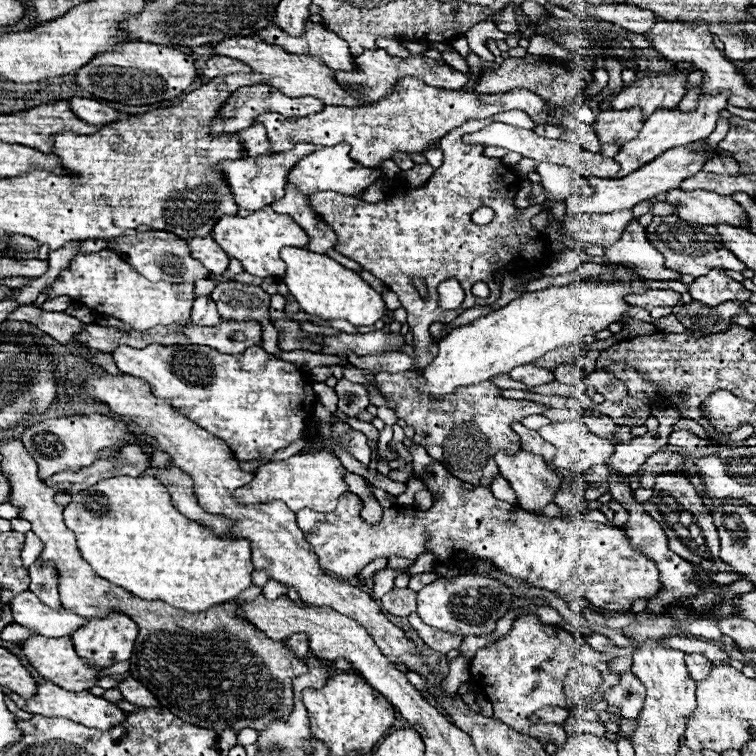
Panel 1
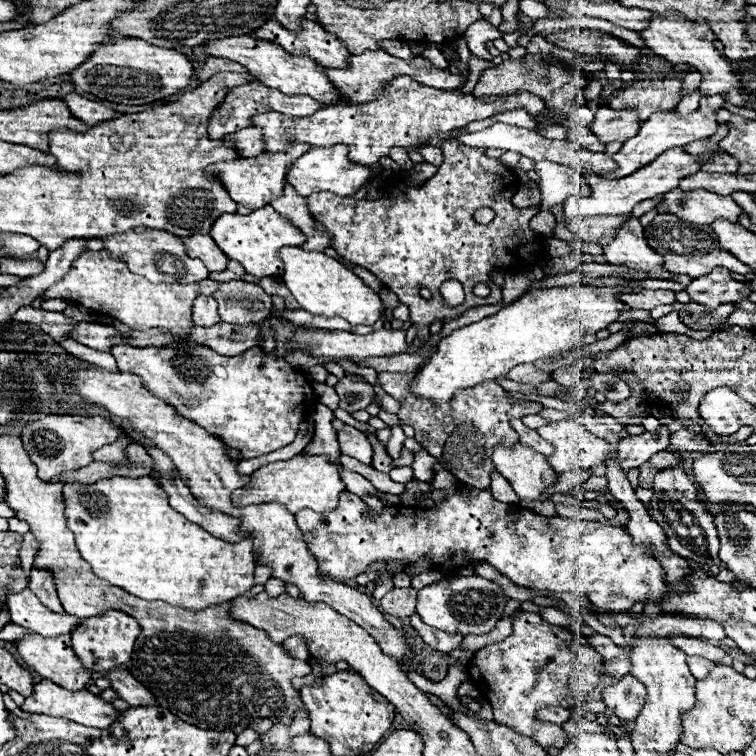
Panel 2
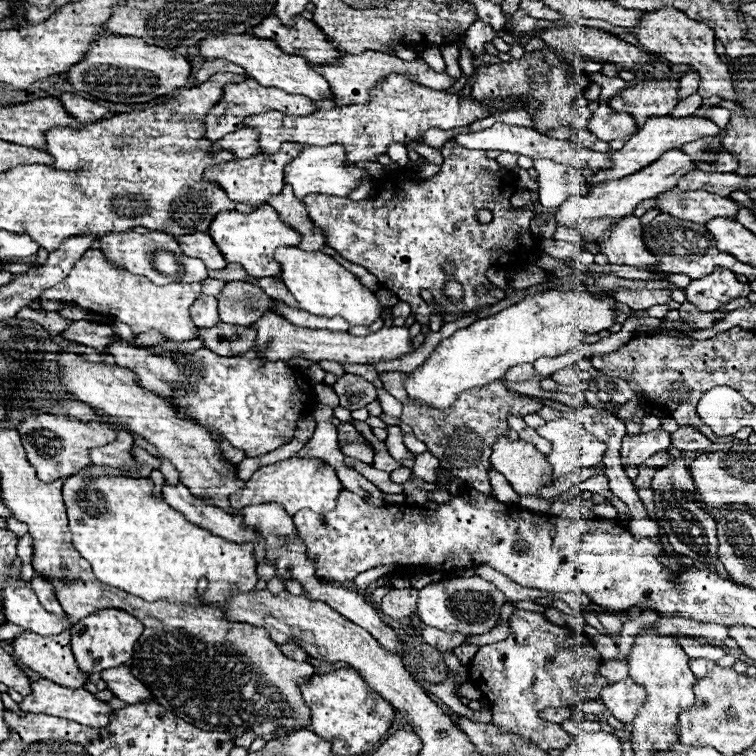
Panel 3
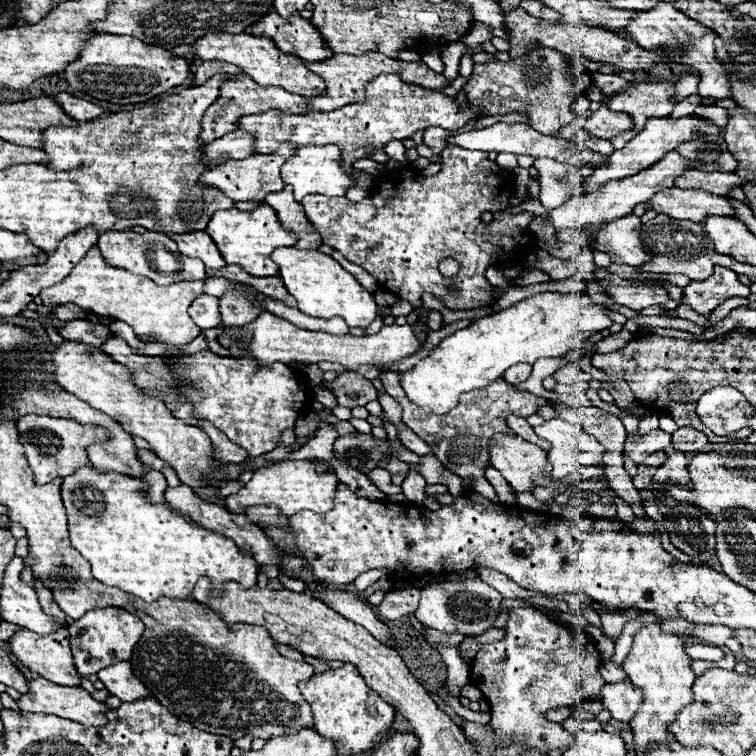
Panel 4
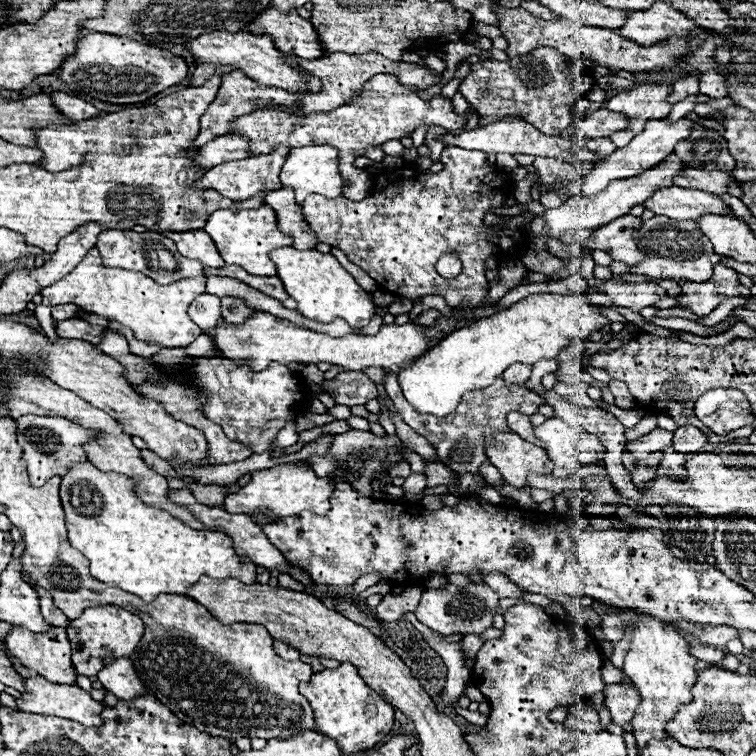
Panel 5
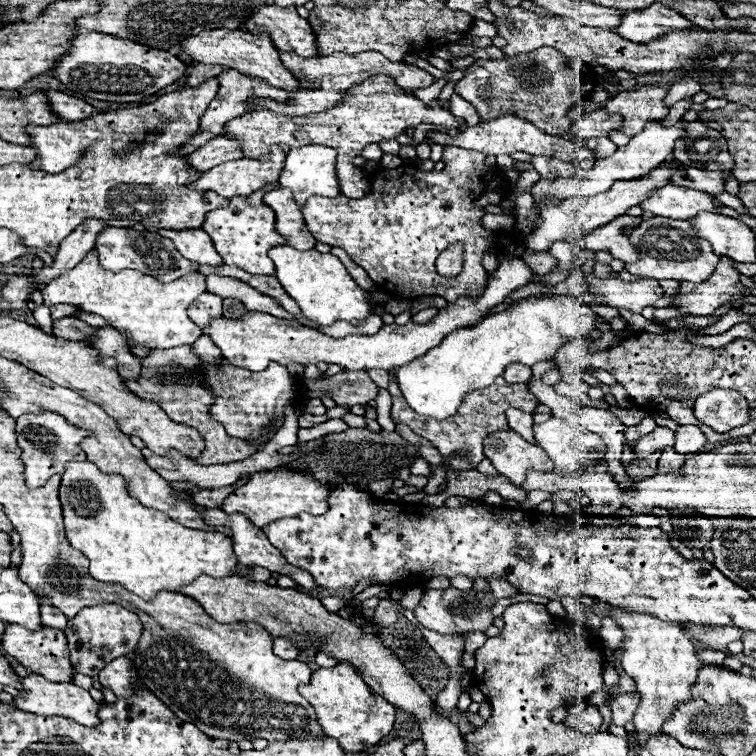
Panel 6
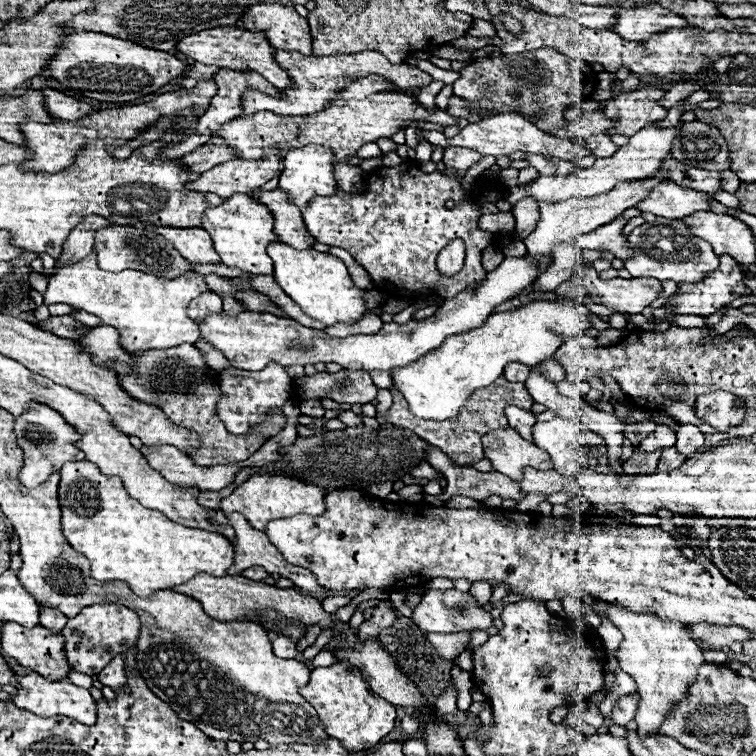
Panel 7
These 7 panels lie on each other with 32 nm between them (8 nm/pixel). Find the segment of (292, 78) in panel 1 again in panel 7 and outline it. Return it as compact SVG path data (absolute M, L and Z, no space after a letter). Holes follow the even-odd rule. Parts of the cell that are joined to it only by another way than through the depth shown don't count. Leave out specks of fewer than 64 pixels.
M232 26L212 28L212 30L204 30L204 32L182 38L178 42L178 50L186 54L188 58L194 58L196 62L202 62L206 66L220 66L220 68L230 68L230 70L254 70L262 74L276 88L288 88L290 84L288 74L280 70L278 64L272 60L274 48L268 44L264 32L250 32L250 30L236 28L236 26L234 28Z

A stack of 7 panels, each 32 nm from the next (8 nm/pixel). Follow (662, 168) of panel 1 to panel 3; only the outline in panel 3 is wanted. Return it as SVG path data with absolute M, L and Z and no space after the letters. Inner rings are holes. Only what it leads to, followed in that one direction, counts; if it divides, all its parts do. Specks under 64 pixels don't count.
M680 150L666 152L656 164L650 164L648 168L642 168L640 172L626 176L624 180L608 180L608 184L596 184L596 188L584 196L570 196L556 212L554 220L556 226L568 226L574 228L578 222L584 220L596 220L596 218L624 218L634 212L634 206L638 206L644 200L650 200L652 196L658 196L658 192L664 192L668 188L676 186L676 180L684 176L686 172L696 170L694 162L682 154Z

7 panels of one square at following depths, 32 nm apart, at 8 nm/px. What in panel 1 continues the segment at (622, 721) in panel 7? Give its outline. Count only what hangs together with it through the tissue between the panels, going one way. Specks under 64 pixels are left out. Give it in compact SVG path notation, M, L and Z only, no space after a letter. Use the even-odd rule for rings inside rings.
M630 670L620 676L620 684L604 692L604 700L608 702L608 706L616 706L616 714L626 720L636 720L644 704L644 696L646 688L640 684L640 680L636 680L636 676L632 676Z

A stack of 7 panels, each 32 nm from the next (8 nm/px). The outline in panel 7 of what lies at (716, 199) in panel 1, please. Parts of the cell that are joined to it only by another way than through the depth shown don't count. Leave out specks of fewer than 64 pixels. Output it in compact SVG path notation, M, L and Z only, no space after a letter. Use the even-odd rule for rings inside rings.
M660 182L650 190L650 194L636 204L640 212L652 212L654 216L668 220L682 220L682 216L690 216L692 212L710 210L708 194L680 186L676 182Z

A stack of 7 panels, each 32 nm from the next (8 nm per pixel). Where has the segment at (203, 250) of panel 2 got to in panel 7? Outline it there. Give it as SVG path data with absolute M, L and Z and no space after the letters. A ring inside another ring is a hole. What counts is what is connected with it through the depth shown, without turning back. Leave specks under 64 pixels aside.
M154 226L154 232L164 236L182 258L198 264L218 264L220 256L212 248L208 232L202 228L174 228L174 226Z

